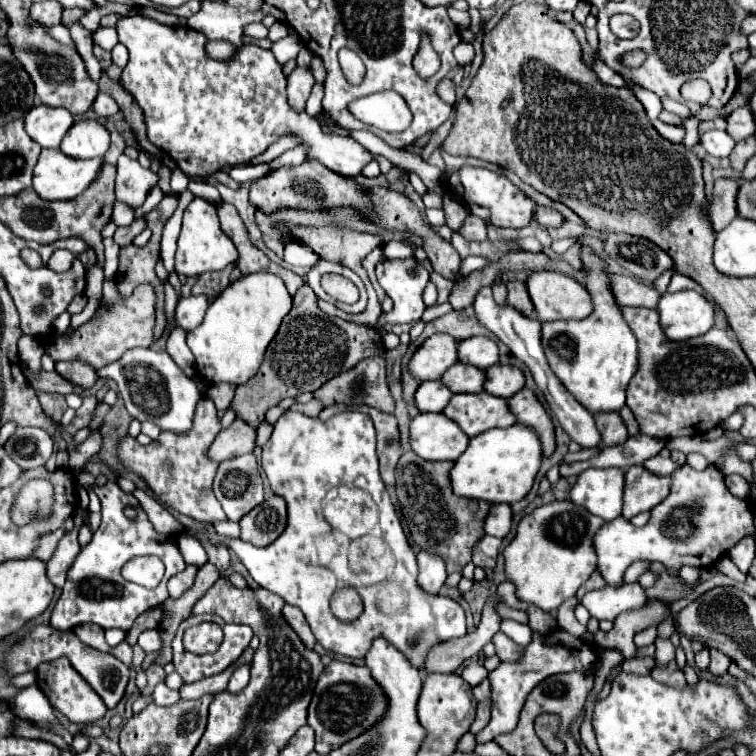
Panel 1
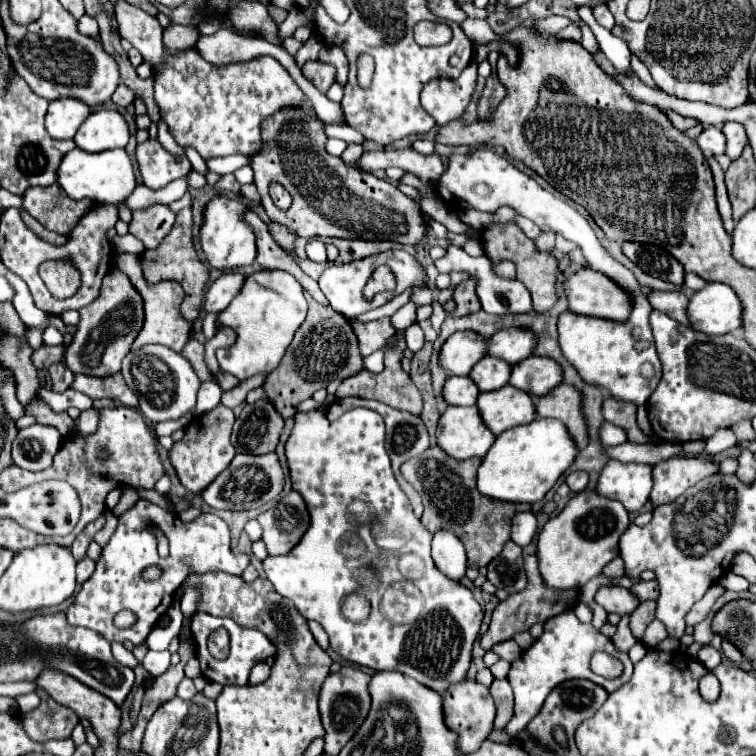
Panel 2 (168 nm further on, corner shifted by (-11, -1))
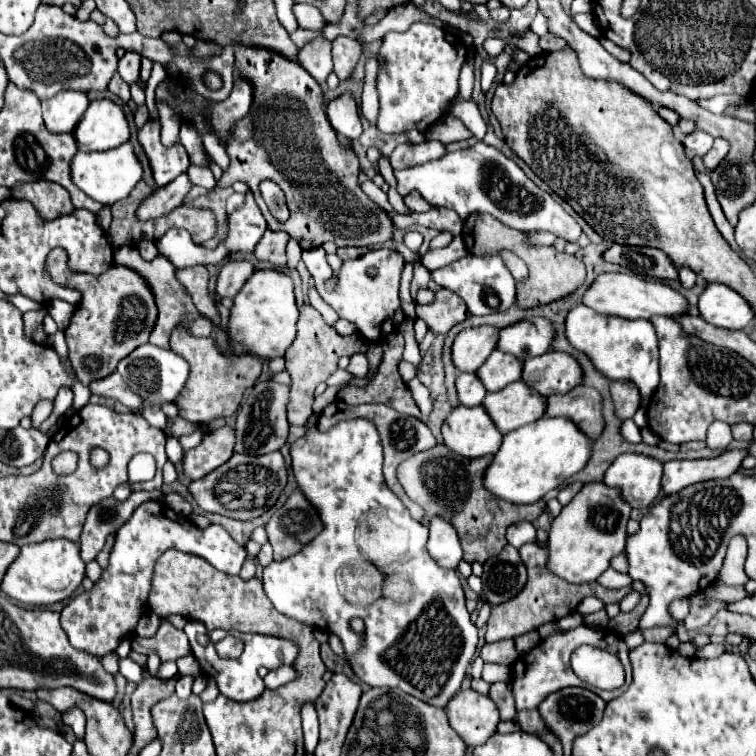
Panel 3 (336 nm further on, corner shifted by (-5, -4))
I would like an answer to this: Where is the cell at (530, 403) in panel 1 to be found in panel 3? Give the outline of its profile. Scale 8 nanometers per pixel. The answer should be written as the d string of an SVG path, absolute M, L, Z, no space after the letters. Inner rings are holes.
M583 384L567 394L549 396L547 416L571 418L591 440L597 440L605 428L603 398L595 388Z

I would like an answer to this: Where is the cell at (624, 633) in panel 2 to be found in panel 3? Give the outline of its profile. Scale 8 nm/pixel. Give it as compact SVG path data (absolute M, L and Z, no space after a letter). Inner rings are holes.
M631 591L620 602L621 612L630 612L639 602L641 594L637 591Z

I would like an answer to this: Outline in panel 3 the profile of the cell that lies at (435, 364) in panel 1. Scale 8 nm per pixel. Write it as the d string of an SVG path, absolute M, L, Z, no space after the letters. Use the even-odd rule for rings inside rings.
M493 326L467 328L453 342L453 364L459 372L475 372L497 348L499 330Z

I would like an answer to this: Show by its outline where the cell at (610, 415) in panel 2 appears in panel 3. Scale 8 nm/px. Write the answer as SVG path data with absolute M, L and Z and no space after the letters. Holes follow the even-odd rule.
M615 380L611 384L611 396L615 402L615 414L621 420L633 418L633 414L637 412L639 404L641 404L641 396L637 392L635 384L629 384L629 380Z

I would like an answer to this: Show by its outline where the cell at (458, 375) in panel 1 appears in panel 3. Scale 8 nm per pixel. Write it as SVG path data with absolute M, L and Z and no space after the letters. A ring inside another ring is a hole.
M495 350L477 370L477 376L481 378L483 386L489 392L497 392L505 388L509 382L521 380L521 372L523 372L523 360L517 360L515 356L505 354L501 350Z

